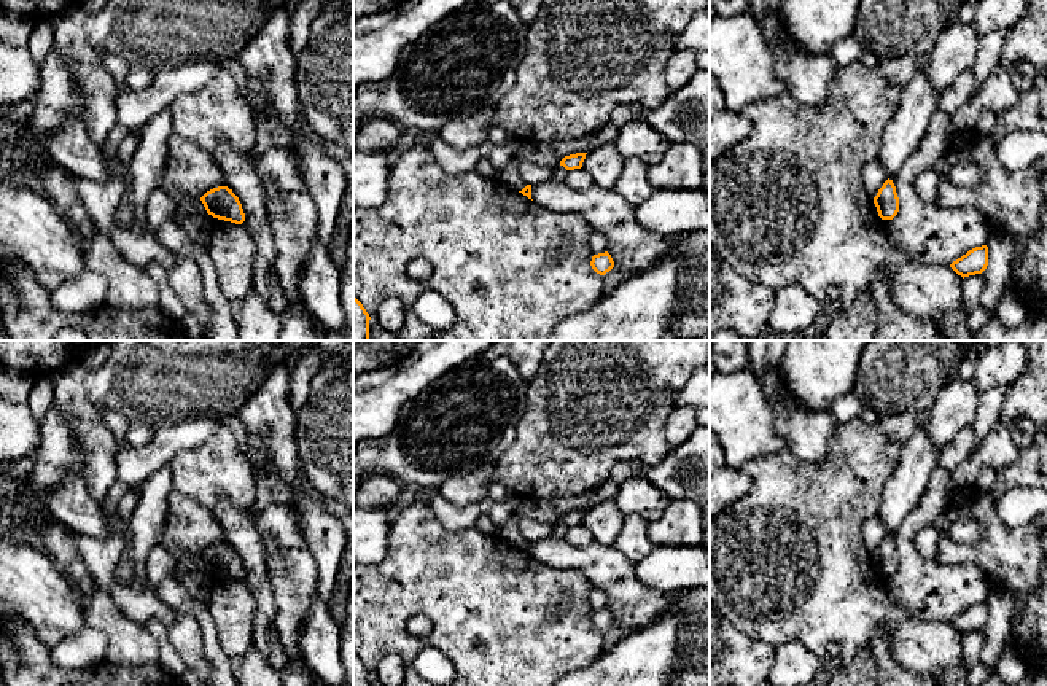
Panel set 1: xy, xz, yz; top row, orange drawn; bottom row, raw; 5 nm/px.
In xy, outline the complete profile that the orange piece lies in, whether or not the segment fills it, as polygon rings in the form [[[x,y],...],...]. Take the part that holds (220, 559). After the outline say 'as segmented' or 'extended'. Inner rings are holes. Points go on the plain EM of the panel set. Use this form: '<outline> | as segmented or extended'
[[[218,543],[200,554],[208,571],[218,576],[242,581],[245,570],[239,554],[228,543]]] | as segmented

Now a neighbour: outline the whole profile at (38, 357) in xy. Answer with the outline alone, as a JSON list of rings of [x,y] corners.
[[[0,341],[0,364],[33,374],[53,374],[103,341]]]

